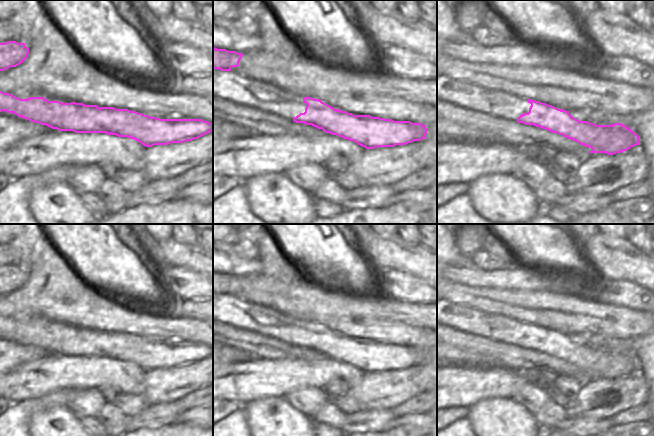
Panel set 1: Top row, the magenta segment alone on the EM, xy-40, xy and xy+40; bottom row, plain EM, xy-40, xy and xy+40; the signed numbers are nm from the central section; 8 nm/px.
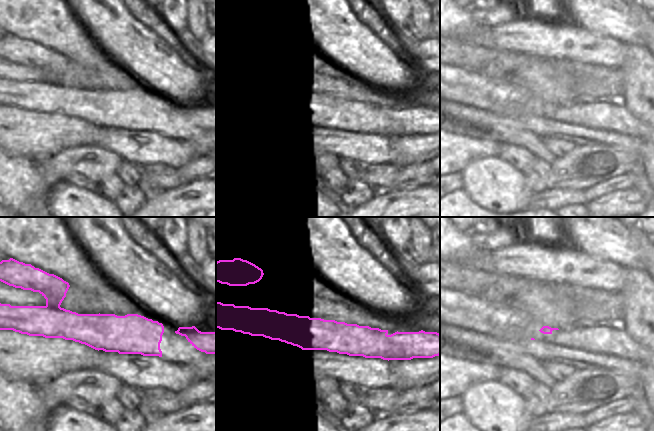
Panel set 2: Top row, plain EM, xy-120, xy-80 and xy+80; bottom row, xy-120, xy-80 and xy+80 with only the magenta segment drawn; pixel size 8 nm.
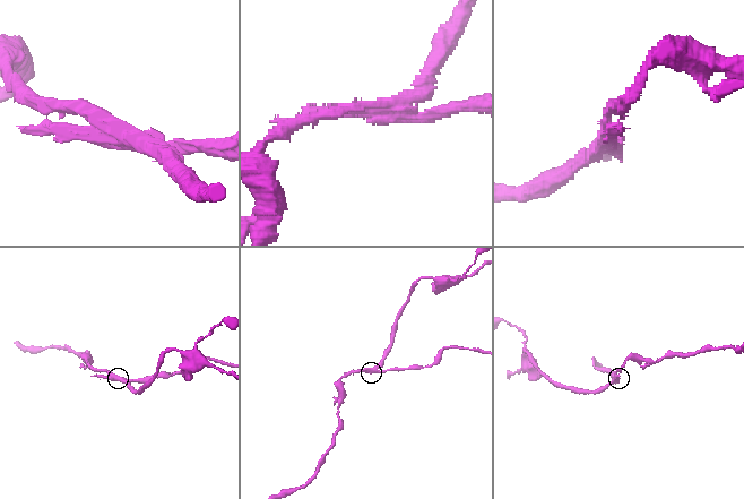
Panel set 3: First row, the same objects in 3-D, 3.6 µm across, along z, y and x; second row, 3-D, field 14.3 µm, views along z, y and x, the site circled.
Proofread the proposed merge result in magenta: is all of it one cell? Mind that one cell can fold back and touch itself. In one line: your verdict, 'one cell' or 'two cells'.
two cells

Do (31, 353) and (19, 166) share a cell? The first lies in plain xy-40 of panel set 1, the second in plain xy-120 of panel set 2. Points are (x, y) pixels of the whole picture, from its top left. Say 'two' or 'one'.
two

